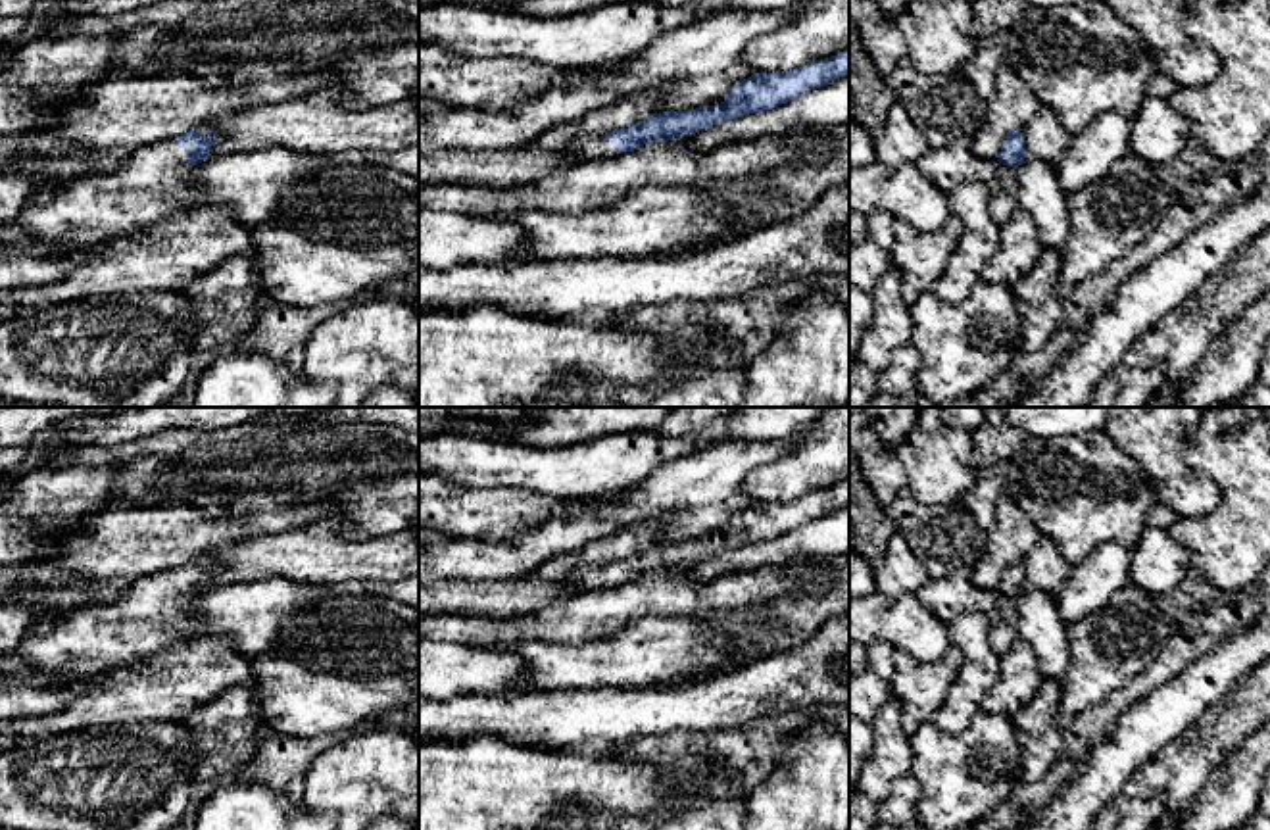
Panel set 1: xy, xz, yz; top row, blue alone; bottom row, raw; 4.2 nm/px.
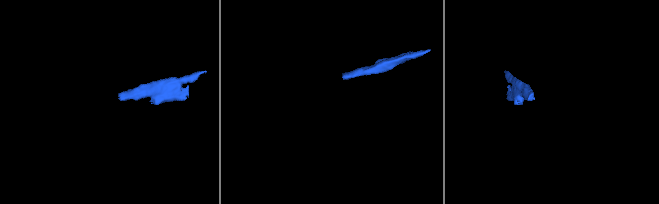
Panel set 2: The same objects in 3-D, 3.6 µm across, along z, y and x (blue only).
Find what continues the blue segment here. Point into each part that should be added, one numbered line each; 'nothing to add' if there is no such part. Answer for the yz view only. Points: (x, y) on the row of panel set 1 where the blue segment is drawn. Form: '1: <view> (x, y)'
1: yz (1003, 189)

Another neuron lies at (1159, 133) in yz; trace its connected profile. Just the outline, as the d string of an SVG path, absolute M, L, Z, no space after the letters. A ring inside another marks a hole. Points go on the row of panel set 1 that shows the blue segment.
M1147 96L1132 119L1130 152L1157 167L1172 161L1187 142L1185 117L1168 100Z

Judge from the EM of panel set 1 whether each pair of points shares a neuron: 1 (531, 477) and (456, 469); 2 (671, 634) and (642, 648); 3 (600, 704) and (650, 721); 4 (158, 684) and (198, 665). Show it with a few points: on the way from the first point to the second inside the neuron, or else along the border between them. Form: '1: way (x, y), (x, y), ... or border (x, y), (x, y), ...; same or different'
1: way (512, 469), (475, 469); same
2: way (663, 642), (658, 648), (650, 648); same
3: way (611, 713), (638, 713); same
4: way (168, 684), (189, 675); same

